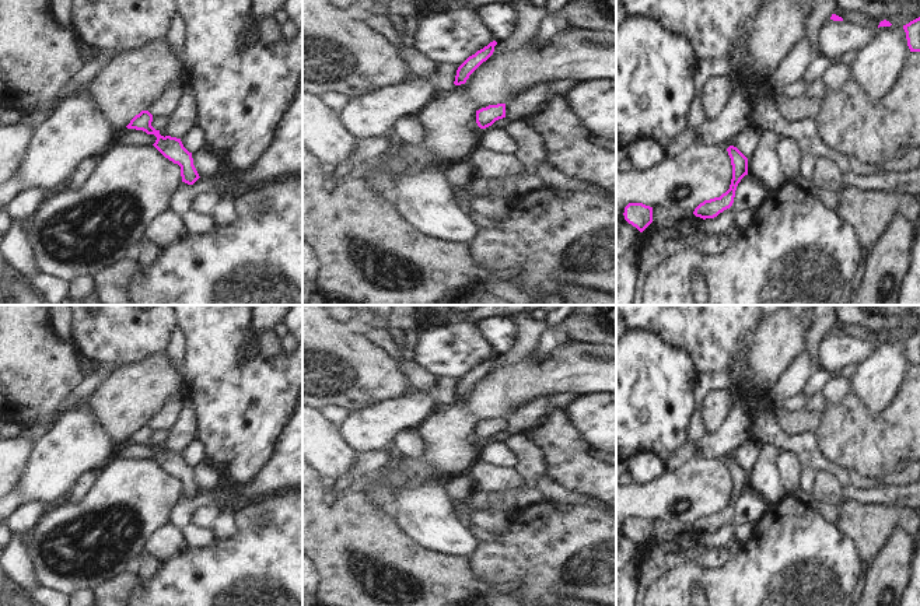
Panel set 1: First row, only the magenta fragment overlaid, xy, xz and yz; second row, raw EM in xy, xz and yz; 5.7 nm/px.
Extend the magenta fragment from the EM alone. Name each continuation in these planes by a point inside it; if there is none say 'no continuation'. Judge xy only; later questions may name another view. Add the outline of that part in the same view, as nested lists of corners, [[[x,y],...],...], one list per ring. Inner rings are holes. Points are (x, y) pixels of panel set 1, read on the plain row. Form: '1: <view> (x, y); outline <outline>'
no continuation

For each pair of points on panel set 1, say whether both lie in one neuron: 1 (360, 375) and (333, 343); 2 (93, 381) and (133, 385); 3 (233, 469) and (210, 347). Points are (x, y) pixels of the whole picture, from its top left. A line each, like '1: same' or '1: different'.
1: same
2: different
3: same

